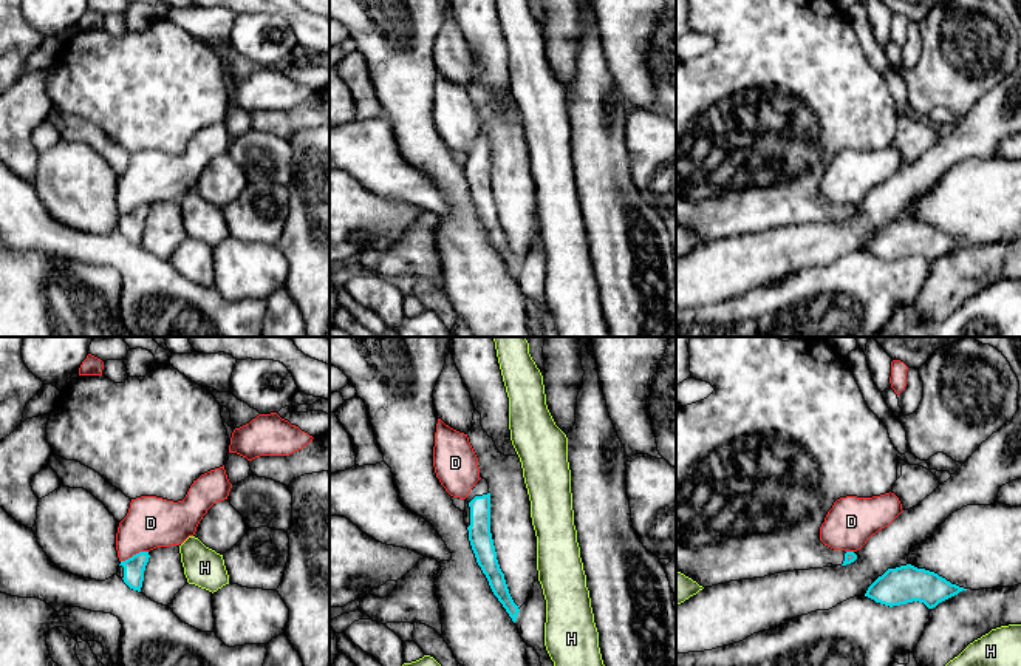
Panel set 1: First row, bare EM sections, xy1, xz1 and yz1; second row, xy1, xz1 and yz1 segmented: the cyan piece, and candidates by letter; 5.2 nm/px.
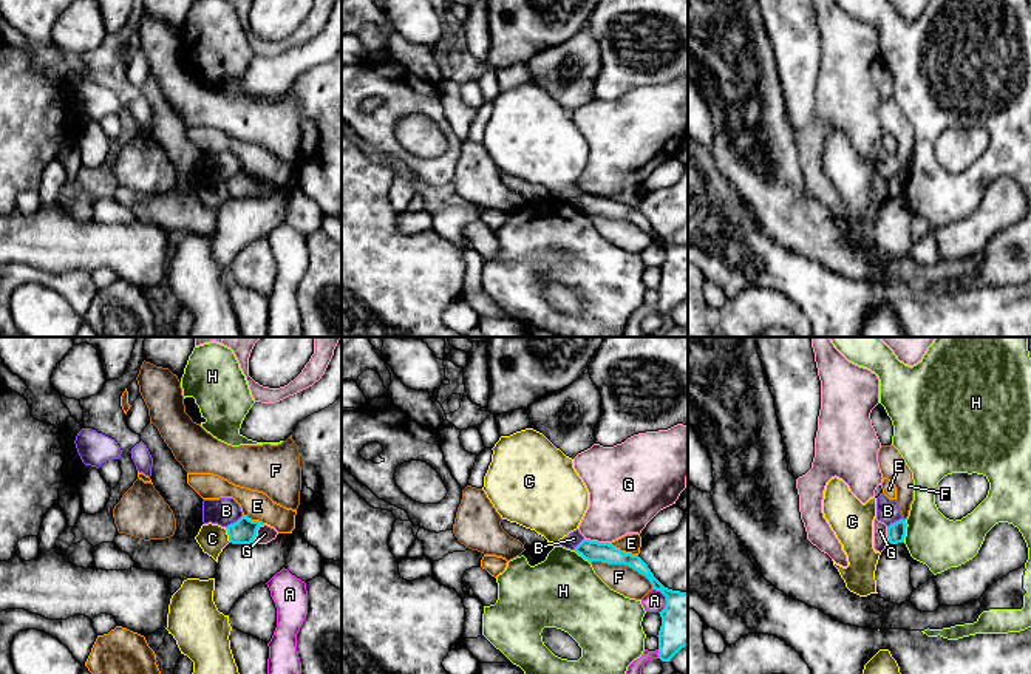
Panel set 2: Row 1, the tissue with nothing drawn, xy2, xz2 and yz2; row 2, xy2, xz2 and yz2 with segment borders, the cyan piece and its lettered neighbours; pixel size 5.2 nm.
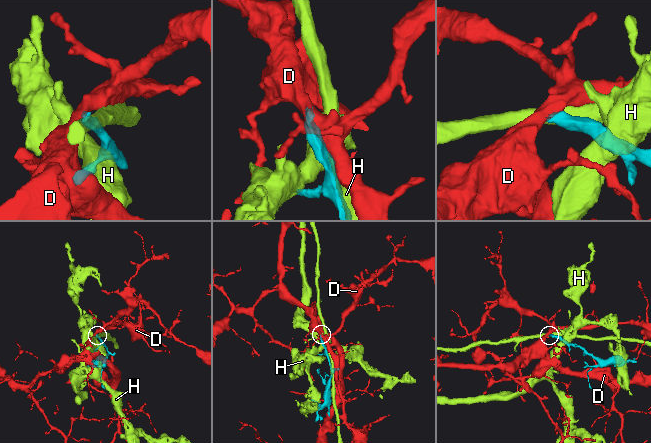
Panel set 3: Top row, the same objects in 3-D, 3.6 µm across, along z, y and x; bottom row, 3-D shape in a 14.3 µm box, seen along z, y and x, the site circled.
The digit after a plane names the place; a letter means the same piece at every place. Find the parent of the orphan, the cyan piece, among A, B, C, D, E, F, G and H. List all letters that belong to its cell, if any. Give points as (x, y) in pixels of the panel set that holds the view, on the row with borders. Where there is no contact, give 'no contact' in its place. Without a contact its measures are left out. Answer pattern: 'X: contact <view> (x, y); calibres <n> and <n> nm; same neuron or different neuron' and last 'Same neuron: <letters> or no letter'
A: contact xz2 (666, 599); calibres 280 and 110 nm; different neuron
B: contact xy2 (234, 523); calibres 130 and 140 nm; different neuron
C: contact xy2 (227, 534); calibres 130 and 160 nm; different neuron
D: contact xy1 (133, 555); calibres 110 and 260 nm; different neuron
E: contact xz2 (623, 552); calibres 110 and 110 nm; different neuron
F: contact xz2 (623, 563); calibres 110 and 140 nm; different neuron
G: contact xz2 (597, 541); calibres 110 and 340 nm; different neuron
H: contact yz2 (905, 531); calibres 100 and 280 nm; different neuron
Same neuron: no letter

